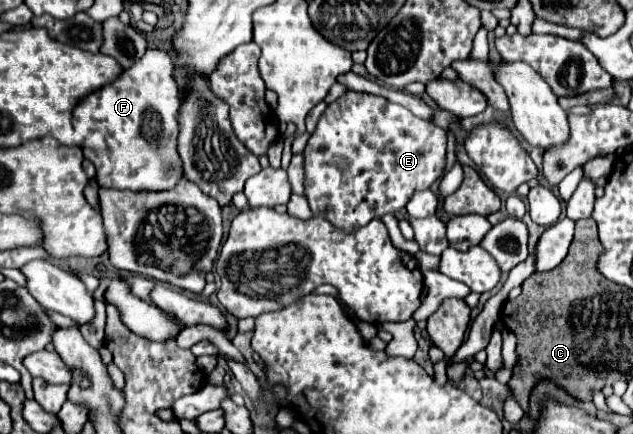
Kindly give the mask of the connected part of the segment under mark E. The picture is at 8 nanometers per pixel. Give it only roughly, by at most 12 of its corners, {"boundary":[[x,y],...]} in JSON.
{"boundary":[[347,91],[305,147],[315,217],[355,231],[445,175],[445,129]]}

